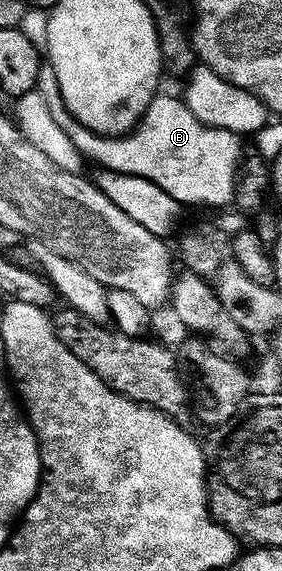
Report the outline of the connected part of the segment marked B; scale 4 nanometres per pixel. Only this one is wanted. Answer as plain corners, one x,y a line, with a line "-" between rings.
157,93
148,108
144,110
140,122
126,135
97,135
90,128
79,125
74,129
65,128
66,136
70,137
70,141
85,160
93,159
97,163
95,165
97,168
146,177
154,181
154,185
166,189
166,193
170,193
170,197
174,197
182,205
205,203
208,207
220,207
223,203
233,202
236,169
242,158
241,136
235,135
233,131
218,129
198,121
198,117
190,113
183,98
176,96
175,99
172,95

